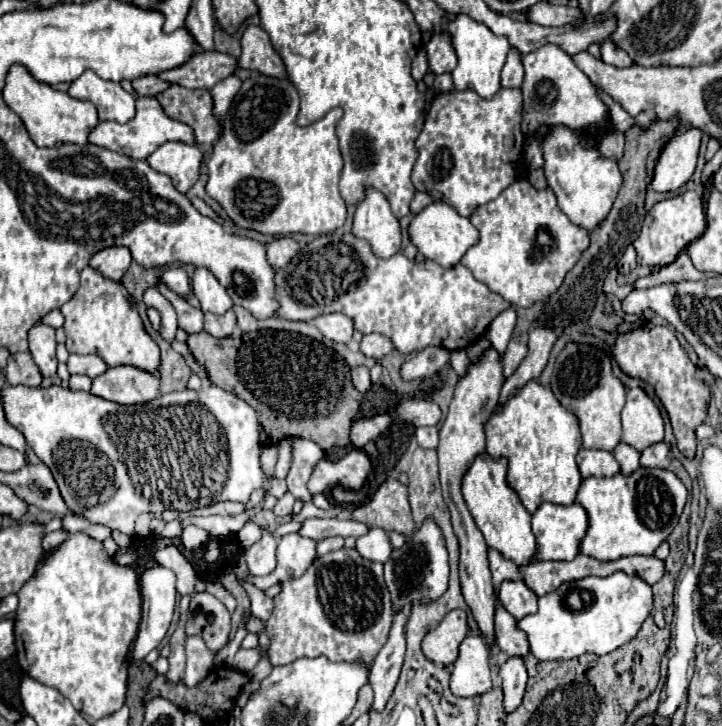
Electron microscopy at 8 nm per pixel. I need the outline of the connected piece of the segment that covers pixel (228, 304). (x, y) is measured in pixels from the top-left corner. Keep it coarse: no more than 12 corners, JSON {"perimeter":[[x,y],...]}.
{"perimeter":[[204,266],[194,270],[192,292],[202,310],[232,308],[226,288]]}

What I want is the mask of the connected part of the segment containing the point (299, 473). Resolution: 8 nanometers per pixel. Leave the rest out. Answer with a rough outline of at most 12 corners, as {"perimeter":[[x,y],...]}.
{"perimeter":[[294,442],[286,476],[288,490],[304,504],[312,502],[306,482],[322,458],[318,444]]}

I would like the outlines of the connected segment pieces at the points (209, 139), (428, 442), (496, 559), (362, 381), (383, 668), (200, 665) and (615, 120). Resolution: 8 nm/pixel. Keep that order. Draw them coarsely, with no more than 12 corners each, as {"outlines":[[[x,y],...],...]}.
{"outlines":[[[174,84],[156,98],[170,118],[198,132],[220,138],[208,90]],[[434,426],[418,428],[416,442],[420,448],[438,446]],[[488,550],[494,588],[504,580],[518,580],[520,572],[512,560],[498,550]],[[366,366],[352,368],[352,382],[360,392],[366,392],[370,370]],[[396,610],[390,638],[370,666],[374,706],[382,710],[406,652],[406,612]],[[200,636],[186,640],[184,682],[196,686],[214,664]],[[600,87],[599,98],[609,107],[613,127],[625,133],[634,124],[630,116]]]}

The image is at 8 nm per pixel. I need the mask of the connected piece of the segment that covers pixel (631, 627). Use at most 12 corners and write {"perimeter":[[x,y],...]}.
{"perimeter":[[614,572],[558,586],[518,620],[538,660],[632,640],[650,586]]}

